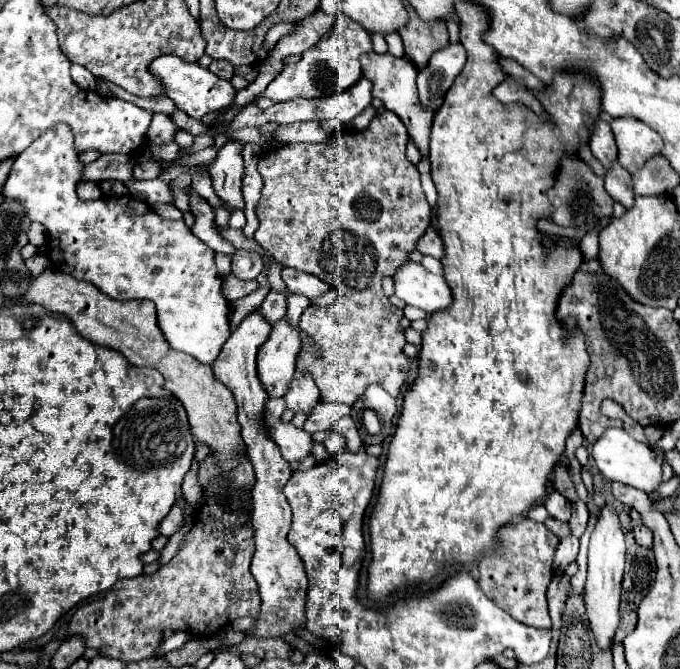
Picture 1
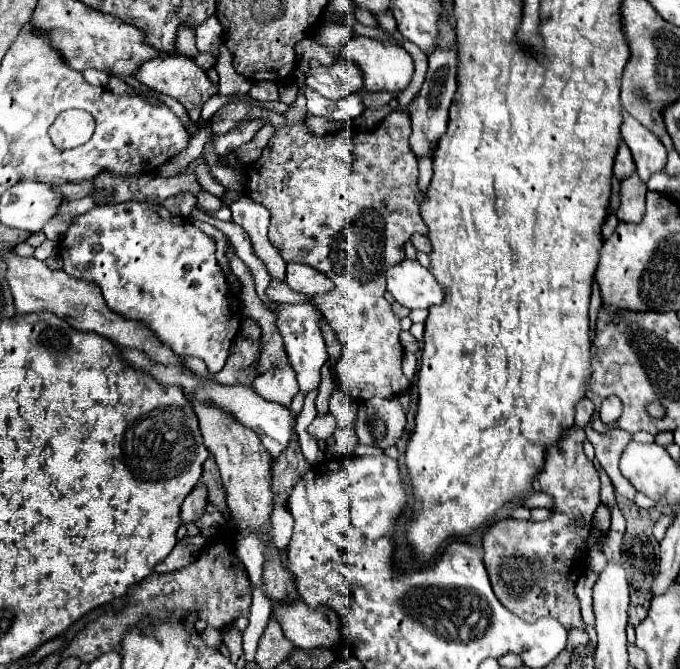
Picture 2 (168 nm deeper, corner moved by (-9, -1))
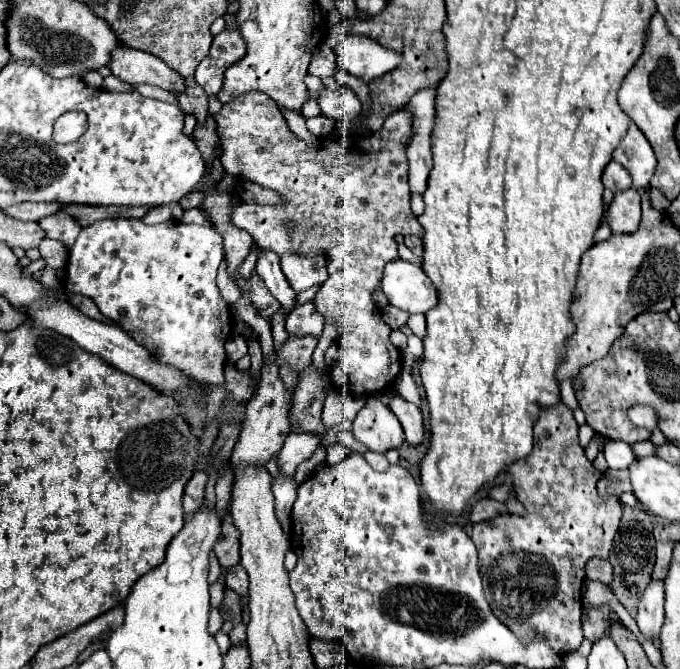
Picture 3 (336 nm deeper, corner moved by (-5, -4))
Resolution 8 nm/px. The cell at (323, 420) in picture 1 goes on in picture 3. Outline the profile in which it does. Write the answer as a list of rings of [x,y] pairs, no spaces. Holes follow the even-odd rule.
[[[290,432],[282,452],[278,454],[278,468],[280,468],[282,476],[292,478],[296,472],[296,466],[300,462],[308,460],[316,448],[318,448],[316,434],[294,434],[294,432]]]

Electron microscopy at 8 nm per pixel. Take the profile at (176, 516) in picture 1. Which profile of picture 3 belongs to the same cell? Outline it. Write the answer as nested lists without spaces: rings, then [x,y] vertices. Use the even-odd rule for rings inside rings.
[[[196,470],[194,476],[188,480],[188,484],[184,486],[184,512],[196,512],[200,508],[200,504],[204,502],[204,486],[206,486],[208,476],[202,470]]]

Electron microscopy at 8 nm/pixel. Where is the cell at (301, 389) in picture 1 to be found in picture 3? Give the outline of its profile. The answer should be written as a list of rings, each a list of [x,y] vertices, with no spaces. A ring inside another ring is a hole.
[[[314,302],[296,306],[286,318],[286,330],[290,336],[320,336],[324,318],[318,314]]]

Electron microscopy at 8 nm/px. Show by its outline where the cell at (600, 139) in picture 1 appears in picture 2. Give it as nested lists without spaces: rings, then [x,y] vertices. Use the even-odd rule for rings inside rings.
[[[624,141],[618,147],[618,155],[616,155],[616,163],[614,163],[614,175],[618,179],[626,179],[630,173],[634,173],[634,161],[630,155],[628,145],[624,145]]]

